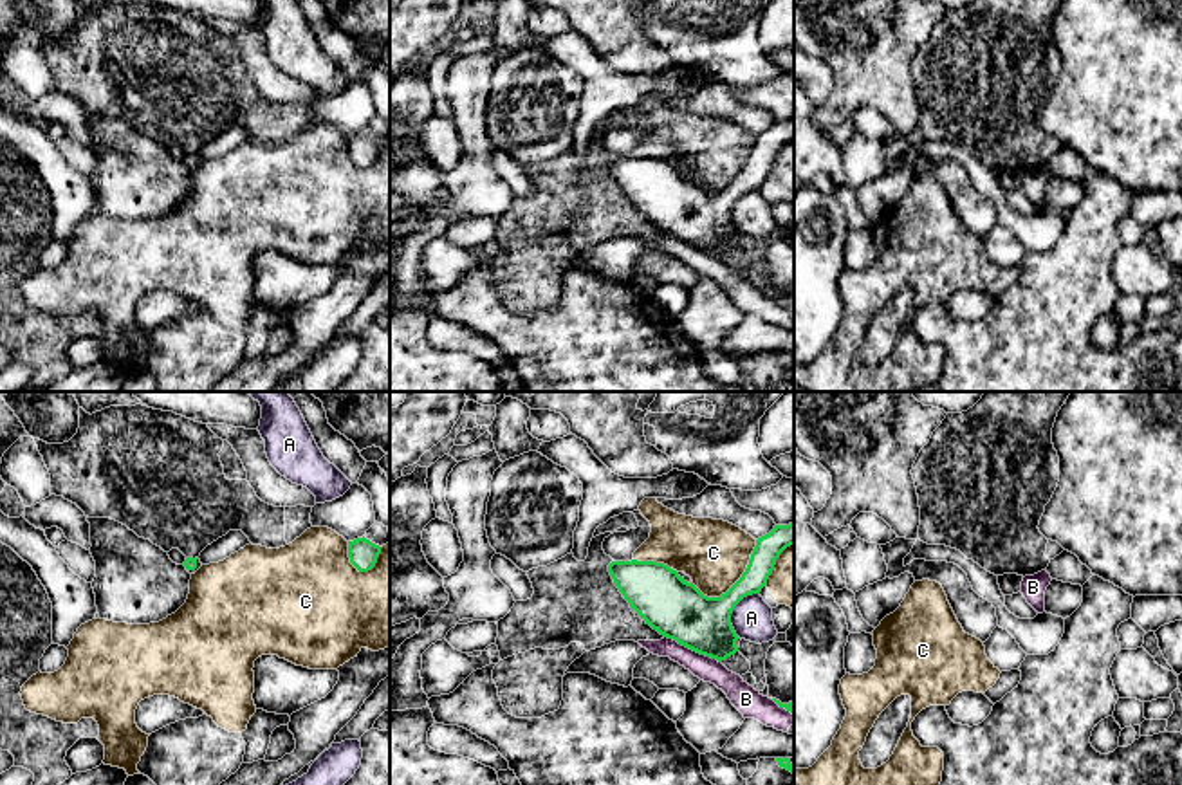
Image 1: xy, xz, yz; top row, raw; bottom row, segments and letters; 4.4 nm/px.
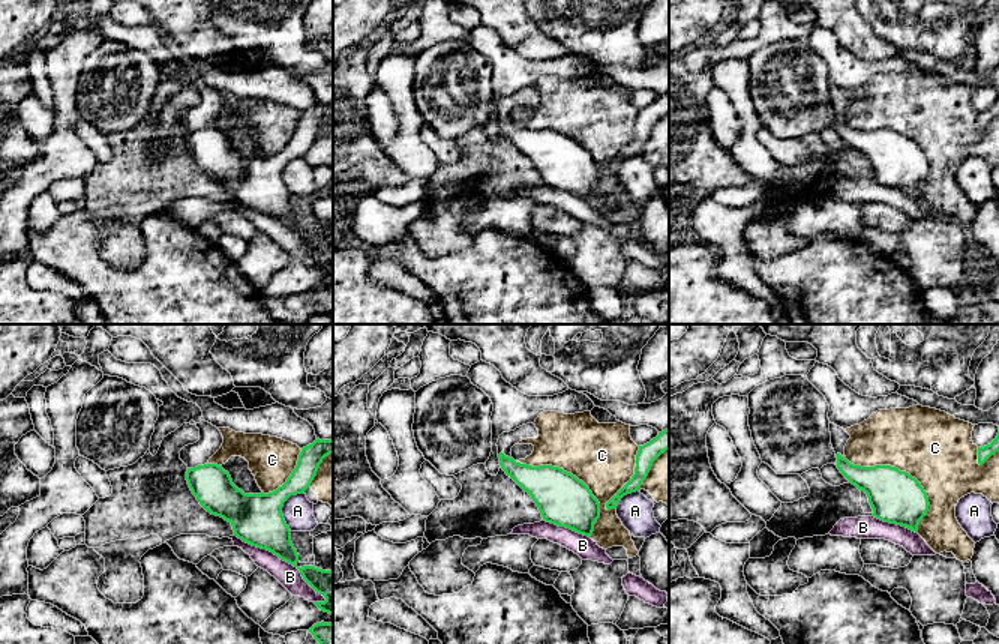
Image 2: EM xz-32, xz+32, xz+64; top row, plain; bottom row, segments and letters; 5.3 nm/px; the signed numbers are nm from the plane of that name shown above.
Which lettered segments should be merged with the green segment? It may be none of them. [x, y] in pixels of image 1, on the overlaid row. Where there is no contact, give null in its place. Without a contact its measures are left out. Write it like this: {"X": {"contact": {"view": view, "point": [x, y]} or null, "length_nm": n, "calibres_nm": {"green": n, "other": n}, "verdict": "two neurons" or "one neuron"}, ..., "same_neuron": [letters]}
{"A": {"contact": {"view": "xz", "point": [733, 609]}, "length_nm": 220, "calibres_nm": {"green": 260, "other": 180}, "verdict": "two neurons"}, "B": {"contact": {"view": "xz", "point": [693, 650]}, "length_nm": 280, "calibres_nm": {"green": 260, "other": 110}, "verdict": "two neurons"}, "C": {"contact": {"view": "xz", "point": [735, 583]}, "length_nm": 360, "calibres_nm": {"green": 240, "other": 300}, "verdict": "two neurons"}, "same_neuron": []}

